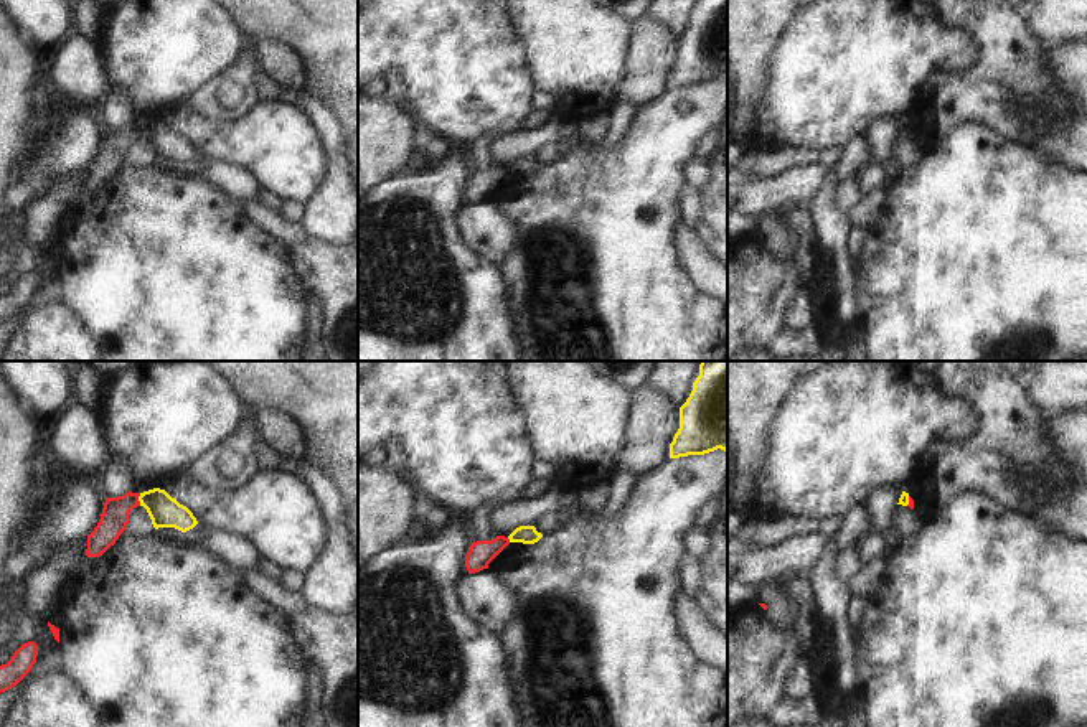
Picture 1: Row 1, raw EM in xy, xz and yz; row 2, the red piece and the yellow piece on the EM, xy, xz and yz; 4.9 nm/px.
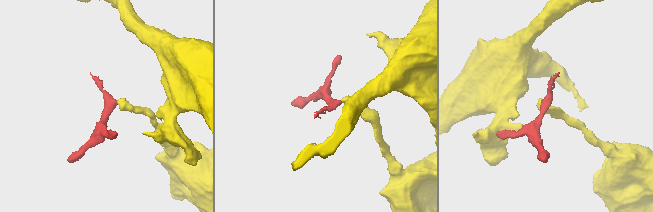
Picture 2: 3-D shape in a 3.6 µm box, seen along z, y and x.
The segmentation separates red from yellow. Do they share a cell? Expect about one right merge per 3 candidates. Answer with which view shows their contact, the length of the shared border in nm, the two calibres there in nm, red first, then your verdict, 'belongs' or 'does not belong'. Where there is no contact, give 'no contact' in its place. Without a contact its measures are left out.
contact in xy; length 60 nm; calibres 140 and 160 nm; does not belong

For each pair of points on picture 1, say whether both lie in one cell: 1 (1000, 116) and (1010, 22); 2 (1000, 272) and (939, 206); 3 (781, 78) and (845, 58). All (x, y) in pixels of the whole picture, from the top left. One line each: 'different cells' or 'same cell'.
1: same cell
2: same cell
3: same cell

